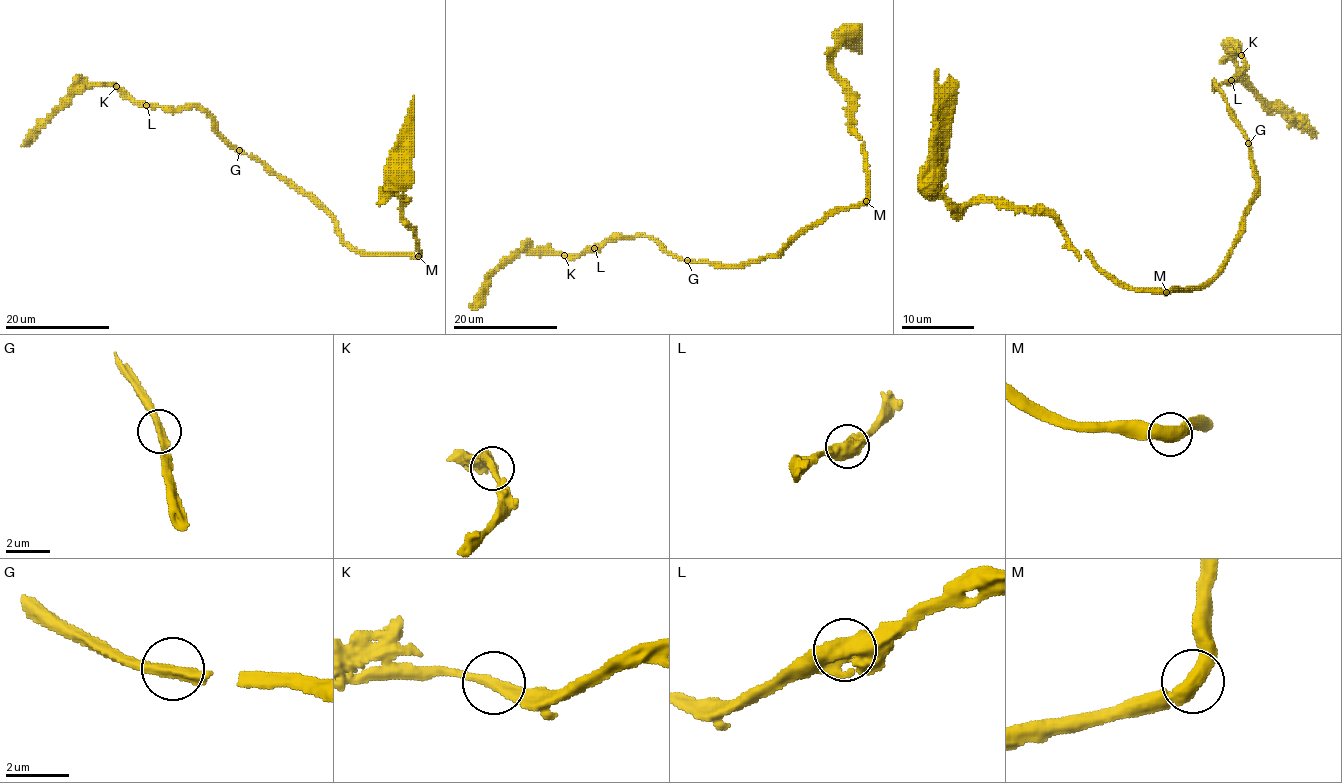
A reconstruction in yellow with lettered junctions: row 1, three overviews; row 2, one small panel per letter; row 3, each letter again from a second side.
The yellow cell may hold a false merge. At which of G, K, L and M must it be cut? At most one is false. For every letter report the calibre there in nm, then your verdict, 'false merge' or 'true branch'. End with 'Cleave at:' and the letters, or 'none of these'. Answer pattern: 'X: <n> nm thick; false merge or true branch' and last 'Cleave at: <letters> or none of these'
G: 360 nm thick; true branch
K: 320 nm thick; true branch
L: 650 nm thick; true branch
M: 500 nm thick; true branch
Cleave at: none of these

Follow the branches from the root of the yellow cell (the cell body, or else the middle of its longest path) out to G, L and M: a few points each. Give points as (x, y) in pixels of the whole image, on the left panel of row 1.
G: (401, 174), (384, 193), (402, 200), (402, 218), (415, 227), (419, 253), (360, 253), (324, 209), (239, 150)
L: (401, 174), (384, 193), (402, 200), (419, 253), (360, 253), (324, 209), (239, 153), (205, 112), (146, 104)
M: (401, 174), (405, 176), (384, 193), (393, 192), (402, 200), (402, 218), (414, 230), (415, 227), (418, 256)

